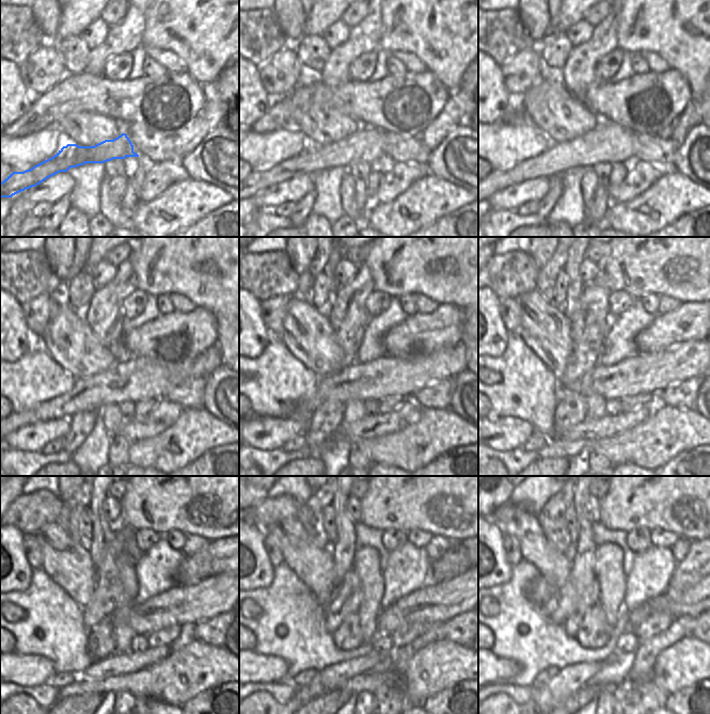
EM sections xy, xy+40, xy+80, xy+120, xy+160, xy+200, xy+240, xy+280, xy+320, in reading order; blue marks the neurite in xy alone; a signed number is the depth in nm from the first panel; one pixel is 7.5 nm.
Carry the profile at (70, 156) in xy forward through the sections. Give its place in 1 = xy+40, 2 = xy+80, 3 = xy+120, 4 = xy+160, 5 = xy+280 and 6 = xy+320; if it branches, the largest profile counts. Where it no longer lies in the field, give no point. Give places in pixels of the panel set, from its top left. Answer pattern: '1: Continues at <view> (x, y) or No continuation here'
1: Continues at xy+40 (365, 144)
2: Continues at xy+80 (610, 142)
3: Continues at xy+120 (138, 379)
4: Continues at xy+160 (385, 376)
5: Continues at xy+280 (434, 603)
6: Continues at xy+320 (693, 602)

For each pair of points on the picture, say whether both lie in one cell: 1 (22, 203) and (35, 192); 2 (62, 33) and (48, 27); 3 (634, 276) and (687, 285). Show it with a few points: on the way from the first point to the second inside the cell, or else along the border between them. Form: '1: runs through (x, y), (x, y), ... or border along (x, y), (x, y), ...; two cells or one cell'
1: border along (25, 190), (28, 199), (34, 204); two cells
2: border along (61, 11), (57, 28), (57, 41); two cells
3: runs through (647, 276), (664, 276), (667, 280), (674, 280); one cell

